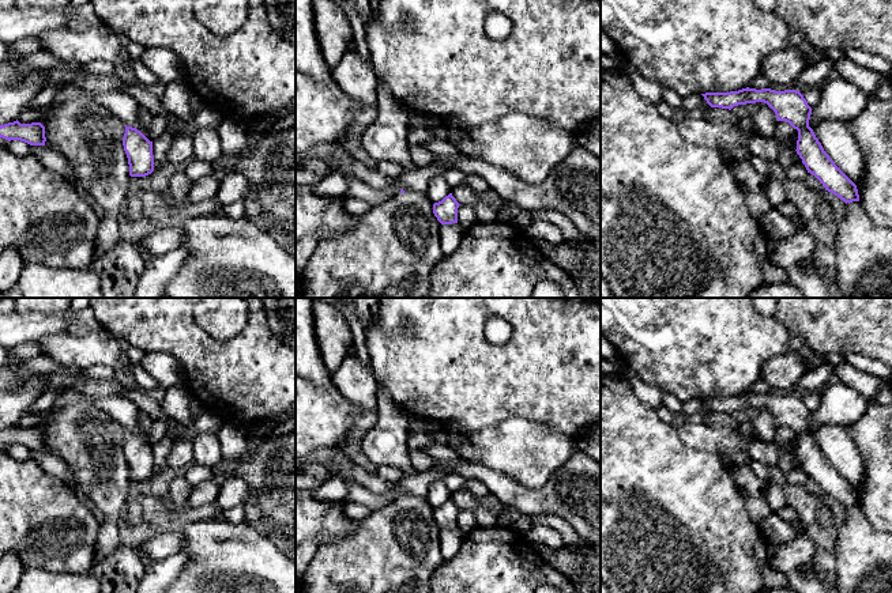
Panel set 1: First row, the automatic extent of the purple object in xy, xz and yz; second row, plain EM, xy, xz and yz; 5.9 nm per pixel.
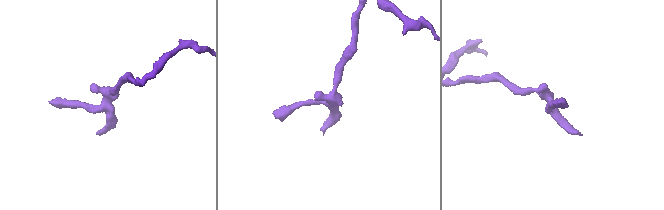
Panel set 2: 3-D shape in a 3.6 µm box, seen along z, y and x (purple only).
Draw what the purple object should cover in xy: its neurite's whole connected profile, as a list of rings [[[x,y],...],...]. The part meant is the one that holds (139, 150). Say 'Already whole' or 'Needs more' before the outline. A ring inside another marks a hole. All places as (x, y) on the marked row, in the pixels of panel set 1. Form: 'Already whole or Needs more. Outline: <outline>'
Already whole. Outline: [[[125,125],[123,146],[131,177],[146,177],[154,171],[153,141],[140,131]]]

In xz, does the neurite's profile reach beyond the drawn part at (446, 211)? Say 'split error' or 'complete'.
complete

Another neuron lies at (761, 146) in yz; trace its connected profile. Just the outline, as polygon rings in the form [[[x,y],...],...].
[[[753,128],[749,148],[752,155],[764,158],[765,160],[778,160],[779,143],[776,139],[761,135]]]

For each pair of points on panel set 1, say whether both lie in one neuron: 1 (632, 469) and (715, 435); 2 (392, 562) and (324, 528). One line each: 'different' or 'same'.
1: different
2: different

